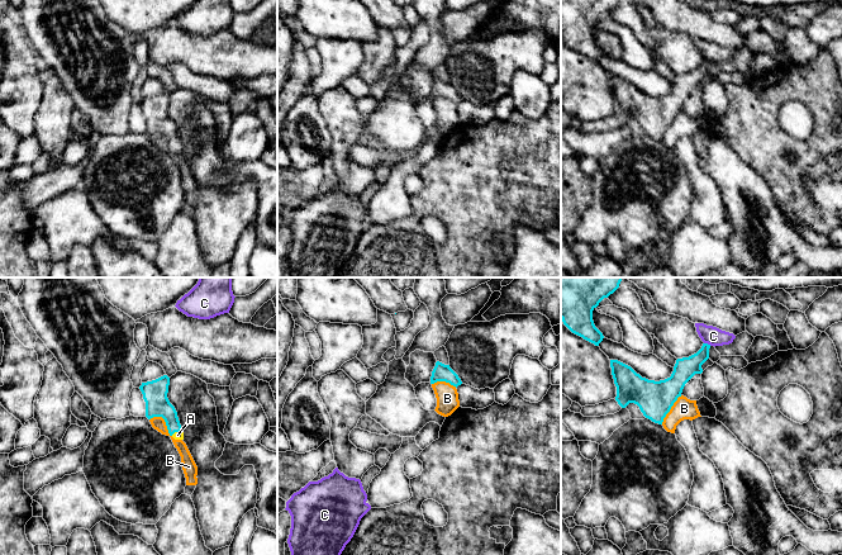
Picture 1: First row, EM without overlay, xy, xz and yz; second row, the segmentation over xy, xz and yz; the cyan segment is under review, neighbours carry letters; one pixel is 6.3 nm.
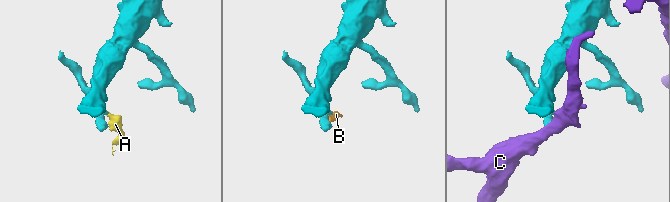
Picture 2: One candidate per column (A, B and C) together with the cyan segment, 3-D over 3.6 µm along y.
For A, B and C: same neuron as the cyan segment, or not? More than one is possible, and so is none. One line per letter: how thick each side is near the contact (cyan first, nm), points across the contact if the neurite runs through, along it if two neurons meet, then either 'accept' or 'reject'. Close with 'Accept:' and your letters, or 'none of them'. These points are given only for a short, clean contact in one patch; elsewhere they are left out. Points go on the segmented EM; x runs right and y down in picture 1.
A: 160/50 nm | across xy (157, 404), (171, 418), (176, 431), (177, 435) | accept
B: 160/90 nm | along xy (150, 418), (161, 417), (171, 436) | reject
C: 140/120 nm | along yz (704, 342), (710, 345) | reject
Accept: A

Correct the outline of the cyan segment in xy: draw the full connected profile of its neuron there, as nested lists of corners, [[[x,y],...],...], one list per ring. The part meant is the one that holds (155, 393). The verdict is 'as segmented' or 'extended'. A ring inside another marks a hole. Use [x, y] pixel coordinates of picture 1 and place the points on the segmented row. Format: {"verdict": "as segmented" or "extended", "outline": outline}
{"verdict": "extended", "outline": [[[163,375],[156,380],[142,383],[139,386],[146,402],[146,417],[162,417],[166,422],[170,436],[175,440],[184,440],[184,431],[177,412],[167,398],[170,378]]]}

